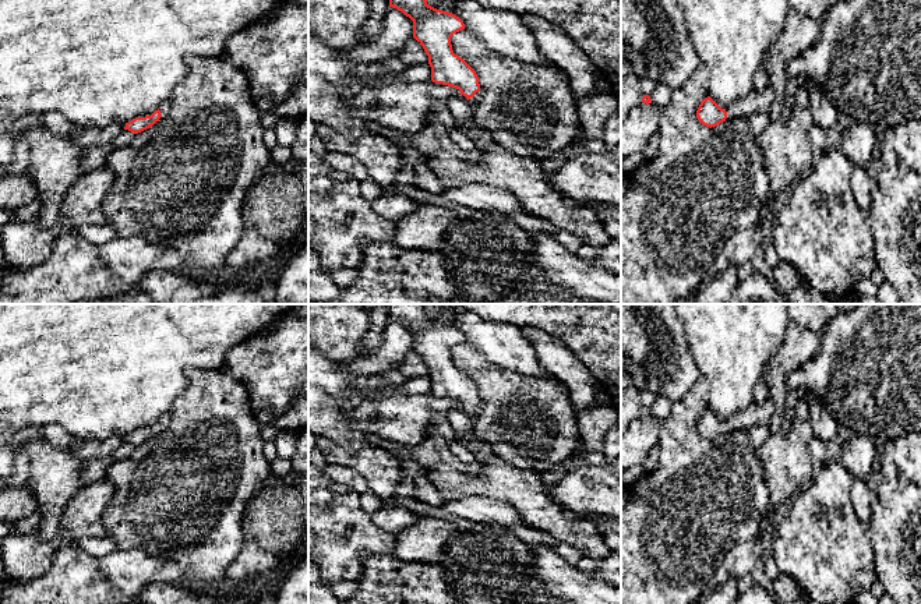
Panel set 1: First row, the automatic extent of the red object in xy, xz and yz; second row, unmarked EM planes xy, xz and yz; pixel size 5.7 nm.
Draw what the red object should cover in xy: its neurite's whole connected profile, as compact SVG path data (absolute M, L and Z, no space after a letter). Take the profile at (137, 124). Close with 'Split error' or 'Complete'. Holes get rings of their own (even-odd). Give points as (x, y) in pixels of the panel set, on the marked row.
M166 102L166 103L160 105L159 109L155 110L154 113L135 117L131 121L126 123L124 130L138 134L138 133L152 127L156 121L166 117L169 113L169 109L170 109L170 102Z. Split error

